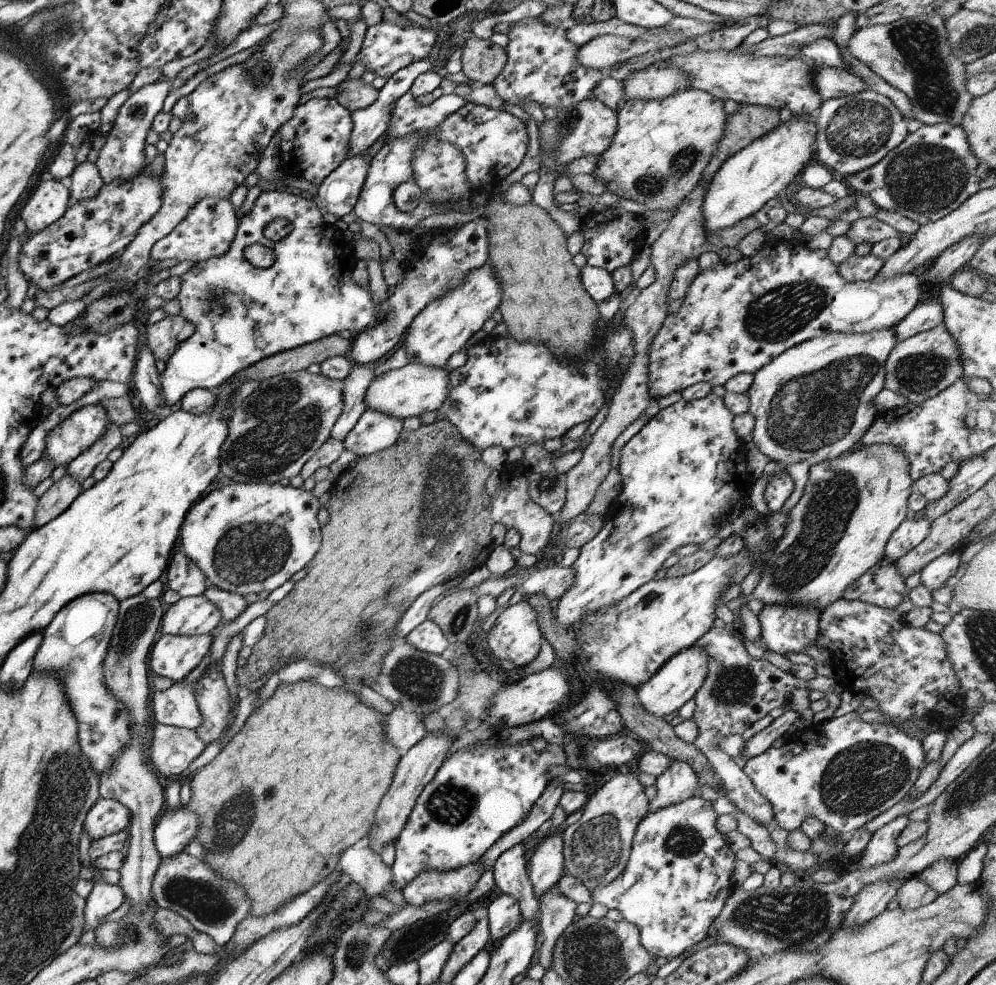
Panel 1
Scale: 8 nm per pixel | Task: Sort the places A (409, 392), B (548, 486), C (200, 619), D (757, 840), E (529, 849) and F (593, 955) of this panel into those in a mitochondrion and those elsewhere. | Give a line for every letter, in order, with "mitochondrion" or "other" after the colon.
A: other
B: mitochondrion
C: other
D: other
E: other
F: mitochondrion

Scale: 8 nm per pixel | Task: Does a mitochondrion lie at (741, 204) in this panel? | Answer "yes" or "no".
no

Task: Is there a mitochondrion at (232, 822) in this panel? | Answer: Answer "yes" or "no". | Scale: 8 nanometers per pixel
yes

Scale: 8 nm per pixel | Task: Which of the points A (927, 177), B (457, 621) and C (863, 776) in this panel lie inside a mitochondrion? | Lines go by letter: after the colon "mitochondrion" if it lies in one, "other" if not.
A: mitochondrion
B: mitochondrion
C: mitochondrion

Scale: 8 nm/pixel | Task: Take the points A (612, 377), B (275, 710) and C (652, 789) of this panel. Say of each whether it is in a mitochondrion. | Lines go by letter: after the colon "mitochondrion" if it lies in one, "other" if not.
A: other
B: other
C: other

